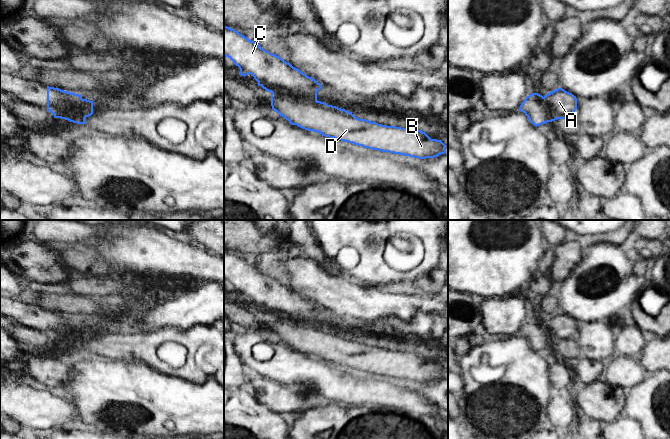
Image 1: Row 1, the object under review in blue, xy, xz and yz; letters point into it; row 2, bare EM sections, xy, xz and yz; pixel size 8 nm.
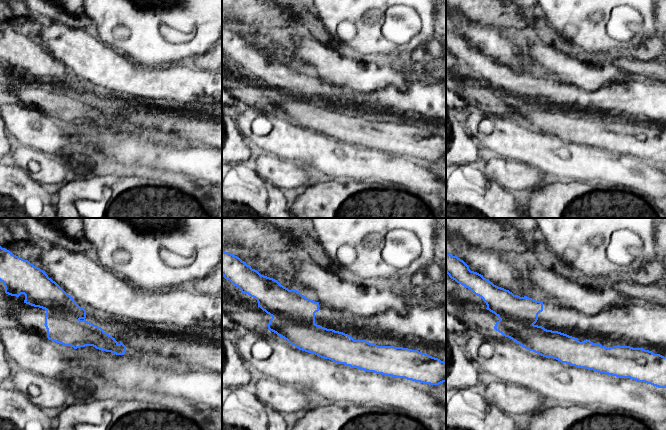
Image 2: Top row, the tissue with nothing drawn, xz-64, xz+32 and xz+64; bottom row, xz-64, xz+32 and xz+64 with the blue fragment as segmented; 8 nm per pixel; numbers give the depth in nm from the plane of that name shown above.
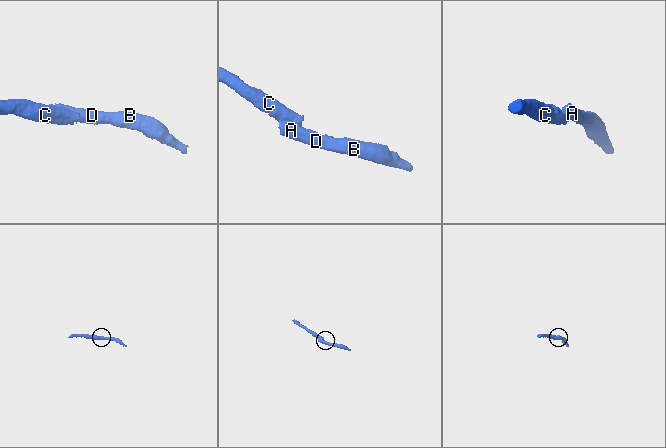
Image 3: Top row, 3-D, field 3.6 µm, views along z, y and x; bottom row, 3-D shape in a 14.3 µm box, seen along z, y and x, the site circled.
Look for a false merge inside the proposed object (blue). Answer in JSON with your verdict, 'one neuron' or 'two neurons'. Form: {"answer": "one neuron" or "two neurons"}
{"answer": "two neurons"}

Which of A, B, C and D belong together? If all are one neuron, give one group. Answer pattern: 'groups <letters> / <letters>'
groups A B D / C

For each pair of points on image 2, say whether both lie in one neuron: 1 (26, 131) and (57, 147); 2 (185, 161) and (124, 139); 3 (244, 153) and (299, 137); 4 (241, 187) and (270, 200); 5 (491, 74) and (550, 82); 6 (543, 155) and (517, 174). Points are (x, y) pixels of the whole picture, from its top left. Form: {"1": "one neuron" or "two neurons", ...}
{"1": "one neuron", "2": "one neuron", "3": "two neurons", "4": "one neuron", "5": "one neuron", "6": "two neurons"}

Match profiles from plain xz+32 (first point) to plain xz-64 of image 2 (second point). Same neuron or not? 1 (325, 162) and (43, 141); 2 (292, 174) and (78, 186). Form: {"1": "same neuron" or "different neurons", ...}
{"1": "same neuron", "2": "different neurons"}

